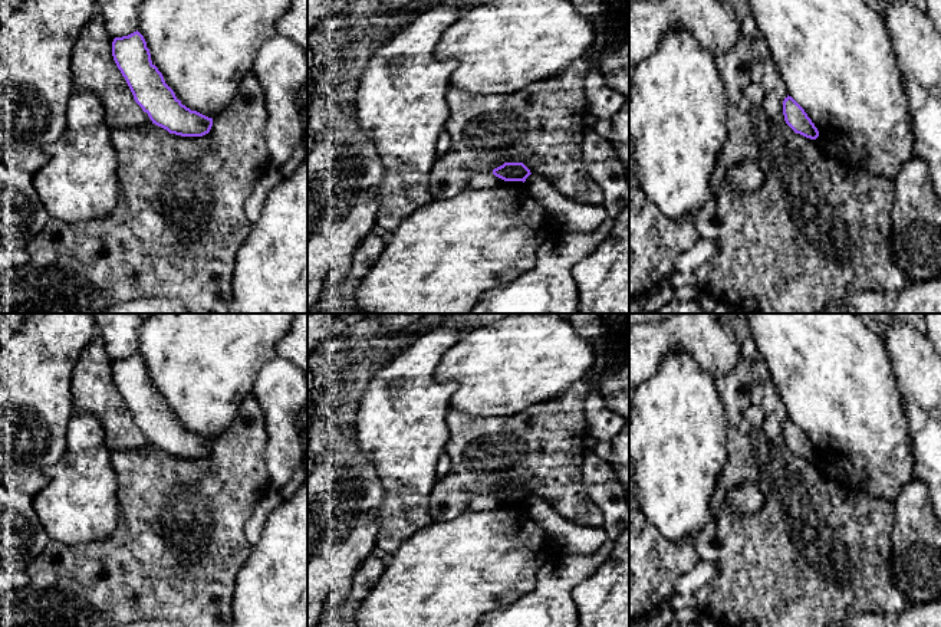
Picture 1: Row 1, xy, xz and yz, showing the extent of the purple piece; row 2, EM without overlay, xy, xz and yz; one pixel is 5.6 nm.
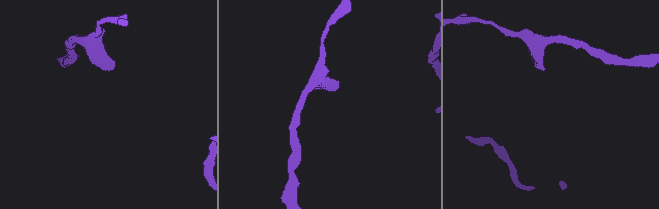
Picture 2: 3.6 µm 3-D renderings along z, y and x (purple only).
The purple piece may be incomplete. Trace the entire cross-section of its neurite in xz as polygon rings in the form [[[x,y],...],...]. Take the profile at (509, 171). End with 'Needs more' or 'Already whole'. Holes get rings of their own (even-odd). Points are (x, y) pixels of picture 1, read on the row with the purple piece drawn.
[[[504,163],[493,170],[493,174],[504,181],[526,181],[532,174],[523,163]]]. Already whole

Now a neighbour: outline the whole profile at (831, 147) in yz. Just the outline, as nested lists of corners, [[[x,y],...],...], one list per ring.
[[[819,135],[815,141],[823,154],[838,160],[846,158],[845,150],[836,139]]]

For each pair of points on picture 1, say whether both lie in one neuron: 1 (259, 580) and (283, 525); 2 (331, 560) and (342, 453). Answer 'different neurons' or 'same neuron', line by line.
1: same neuron
2: same neuron

